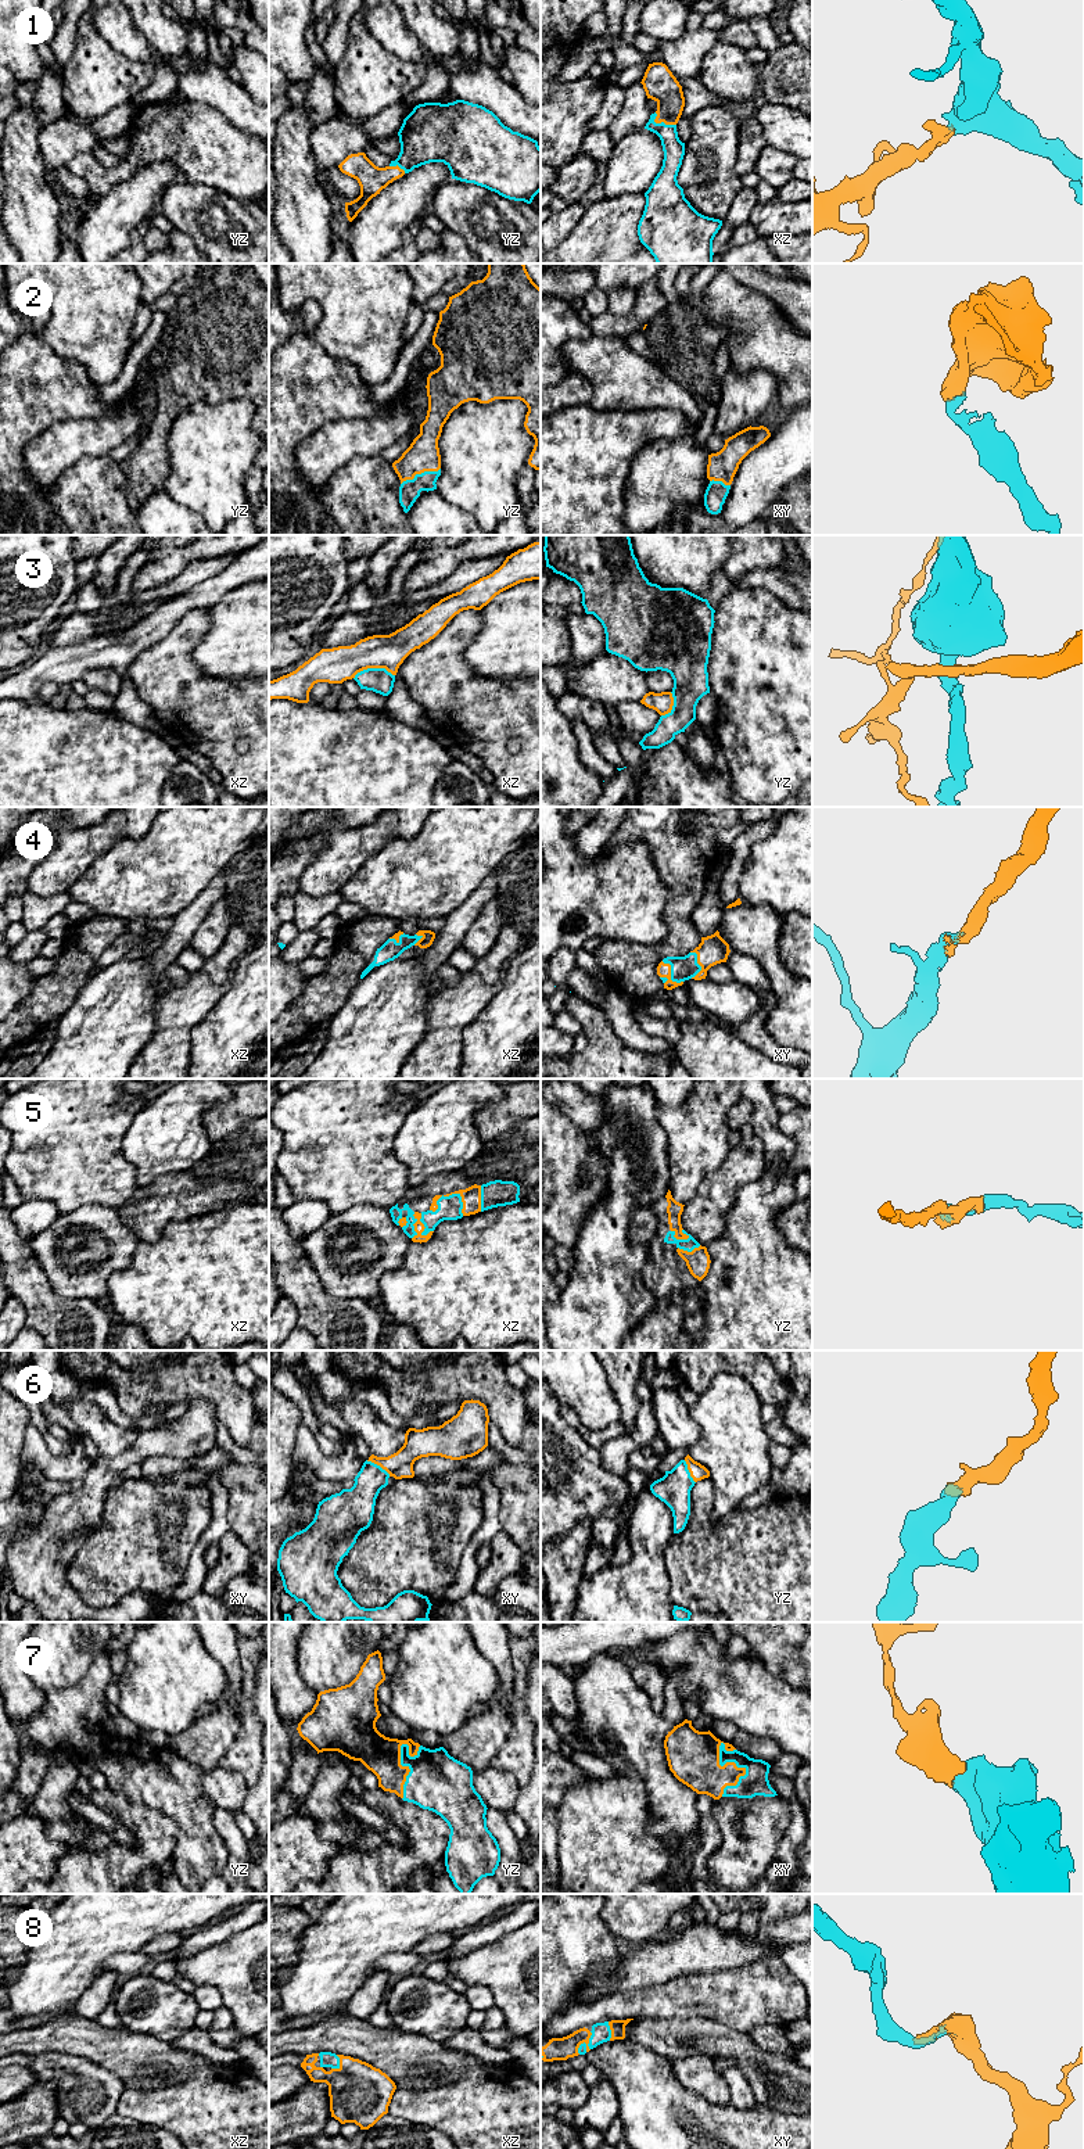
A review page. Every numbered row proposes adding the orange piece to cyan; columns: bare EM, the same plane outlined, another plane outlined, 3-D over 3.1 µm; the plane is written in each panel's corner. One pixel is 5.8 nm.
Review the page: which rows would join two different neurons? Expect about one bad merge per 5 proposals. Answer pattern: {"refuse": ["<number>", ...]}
{"refuse": ["3"]}

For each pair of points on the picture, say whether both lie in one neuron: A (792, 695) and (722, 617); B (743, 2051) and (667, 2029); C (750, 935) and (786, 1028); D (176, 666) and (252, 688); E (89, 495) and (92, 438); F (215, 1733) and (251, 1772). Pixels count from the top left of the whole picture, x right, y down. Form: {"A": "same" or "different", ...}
{"A": "same", "B": "same", "C": "same", "D": "same", "E": "different", "F": "different"}

